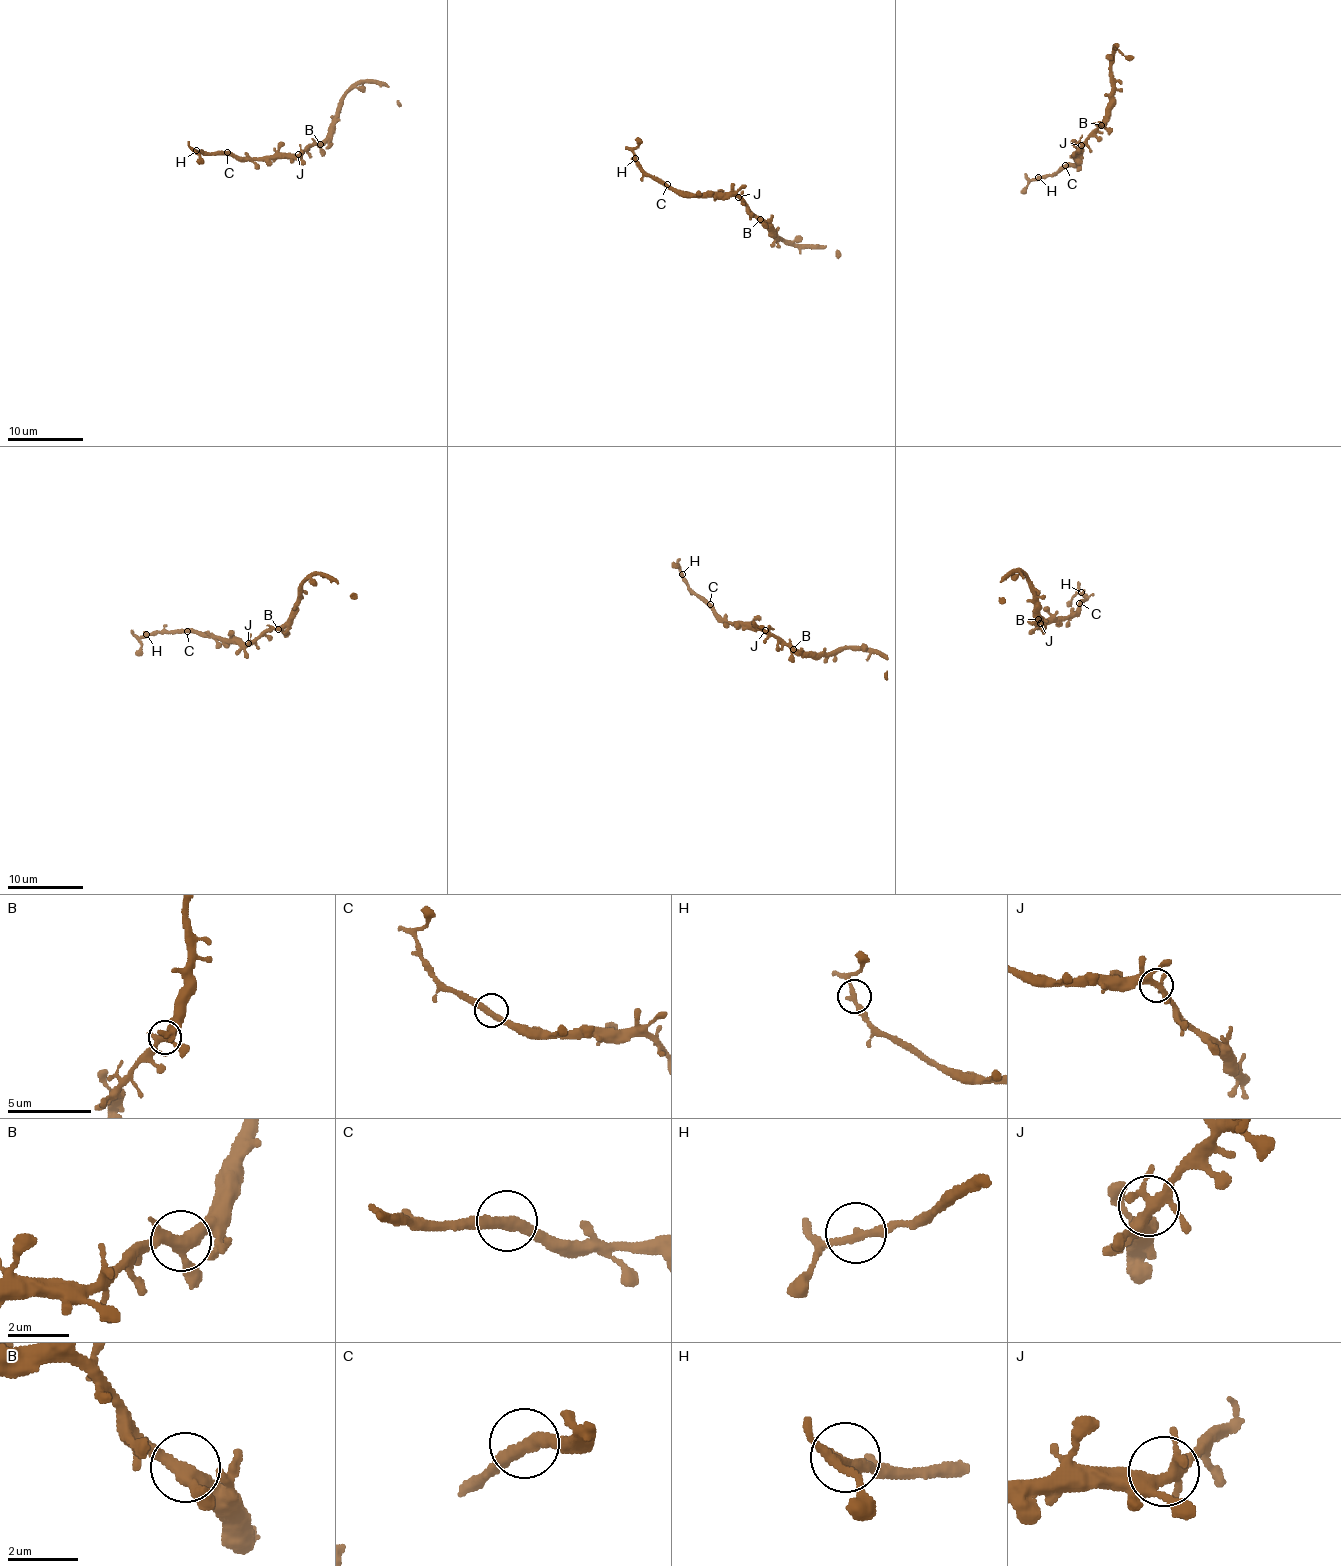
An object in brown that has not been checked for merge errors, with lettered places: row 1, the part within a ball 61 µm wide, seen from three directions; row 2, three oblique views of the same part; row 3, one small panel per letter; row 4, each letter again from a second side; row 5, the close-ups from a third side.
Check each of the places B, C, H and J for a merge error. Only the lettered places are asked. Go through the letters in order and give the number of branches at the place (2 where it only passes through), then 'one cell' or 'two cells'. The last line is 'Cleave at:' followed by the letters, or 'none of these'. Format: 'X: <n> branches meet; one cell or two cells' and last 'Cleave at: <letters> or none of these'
B: 4 branches meet; one cell
C: 2 branches meet; one cell
H: 2 branches meet; one cell
J: 5 branches meet; one cell
Cleave at: none of these

